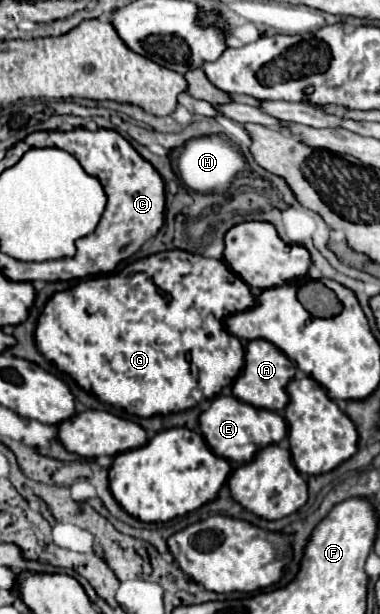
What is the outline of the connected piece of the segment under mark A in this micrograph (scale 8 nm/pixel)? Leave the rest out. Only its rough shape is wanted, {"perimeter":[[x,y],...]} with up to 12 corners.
{"perimeter":[[251,340],[231,384],[241,402],[283,410],[295,366],[271,342]]}

